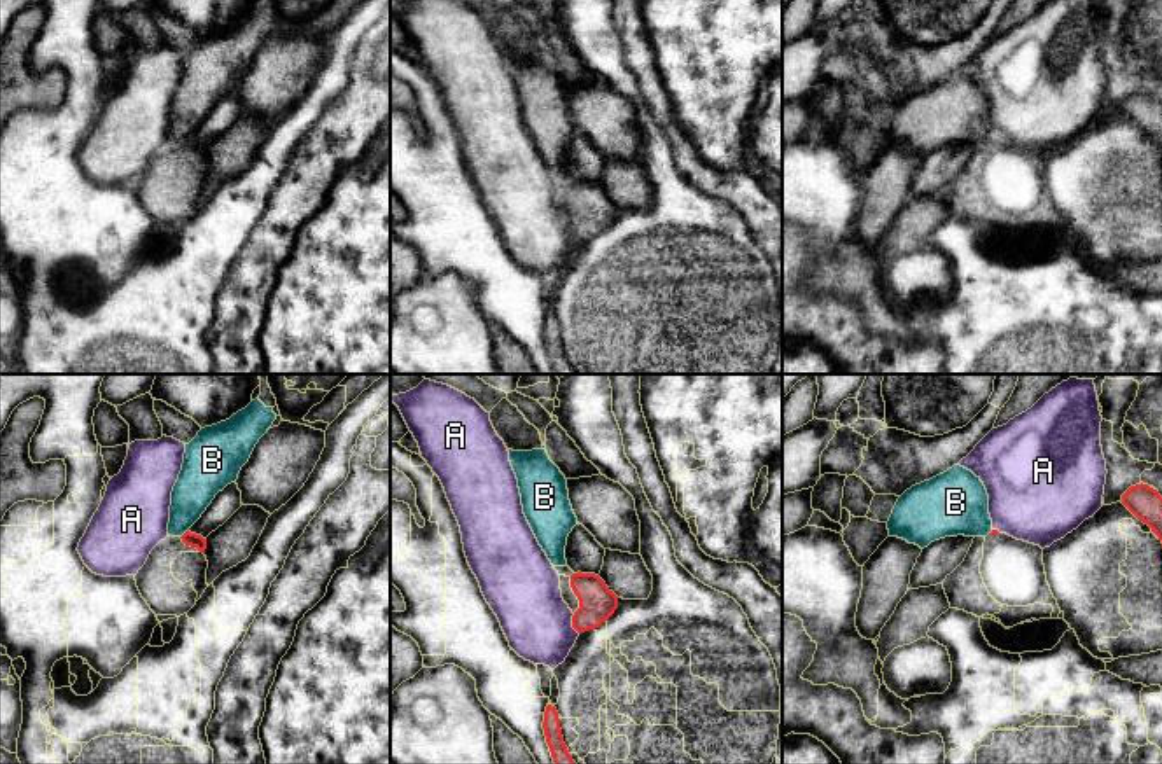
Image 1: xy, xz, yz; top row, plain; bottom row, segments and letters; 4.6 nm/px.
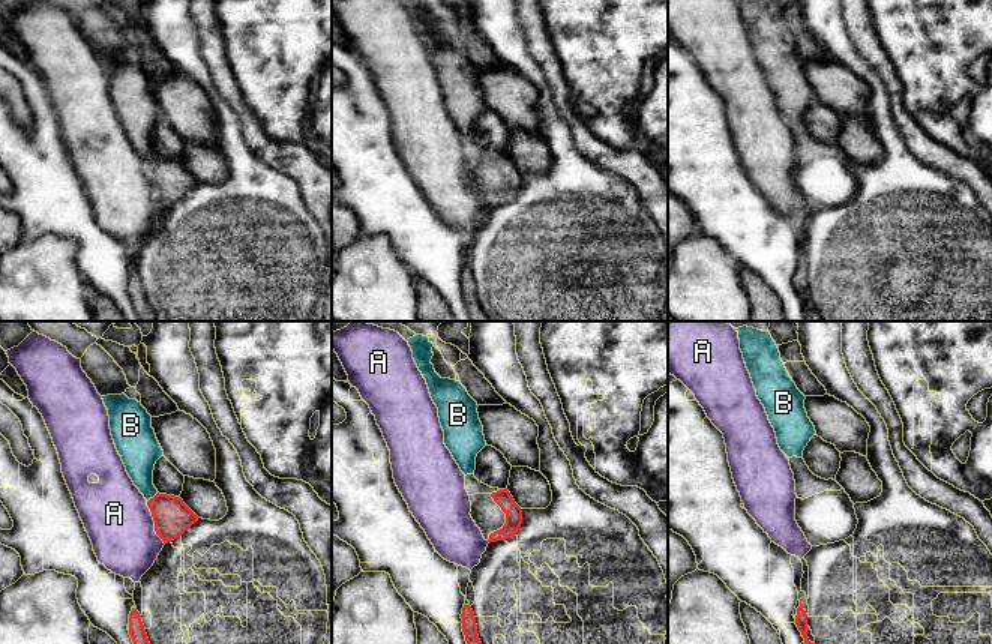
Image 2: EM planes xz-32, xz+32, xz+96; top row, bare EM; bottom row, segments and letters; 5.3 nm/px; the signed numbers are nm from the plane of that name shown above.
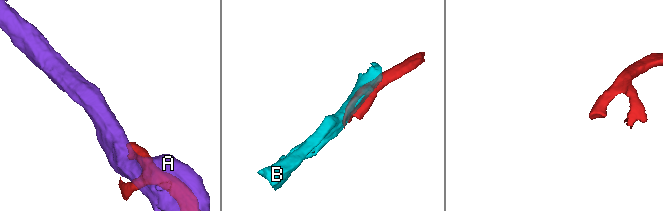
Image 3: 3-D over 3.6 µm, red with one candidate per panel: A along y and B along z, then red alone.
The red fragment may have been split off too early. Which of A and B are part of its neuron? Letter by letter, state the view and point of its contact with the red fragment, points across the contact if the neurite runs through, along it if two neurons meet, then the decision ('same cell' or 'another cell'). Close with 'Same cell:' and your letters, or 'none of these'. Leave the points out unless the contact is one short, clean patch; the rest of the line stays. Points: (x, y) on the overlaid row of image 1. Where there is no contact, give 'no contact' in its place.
A: contact xz (573, 625); another cell
B: contact xy (184, 534); another cell
Same cell: none of these

